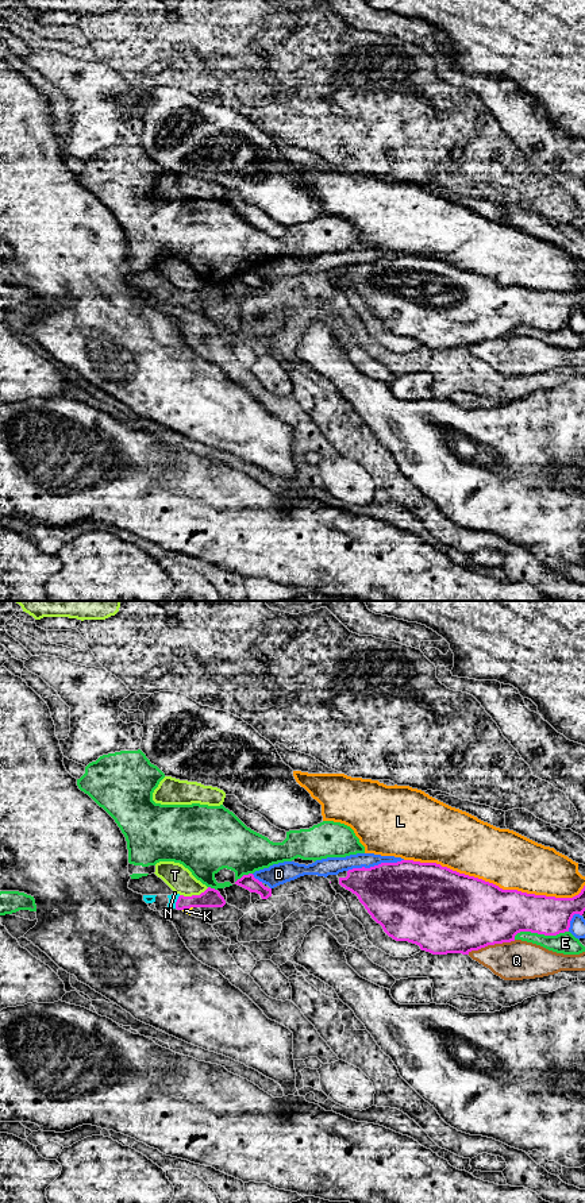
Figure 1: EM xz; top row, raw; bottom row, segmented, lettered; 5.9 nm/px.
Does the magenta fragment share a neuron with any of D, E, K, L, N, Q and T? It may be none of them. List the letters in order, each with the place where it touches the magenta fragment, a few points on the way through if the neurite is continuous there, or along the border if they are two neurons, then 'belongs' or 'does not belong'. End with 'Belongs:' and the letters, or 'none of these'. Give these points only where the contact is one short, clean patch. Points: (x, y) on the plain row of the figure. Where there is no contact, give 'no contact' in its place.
D: xz (374, 261) | does not belong
E: xz (539, 328) | does not belong
K: xz (187, 303) | does not belong
L: xz (495, 280) | does not belong
N: xz (176, 297) | across xz (210, 293), (176, 297), (173, 293) | belongs
Q: xz (491, 339) | does not belong
T: xz (193, 290) | does not belong
Belongs: N

